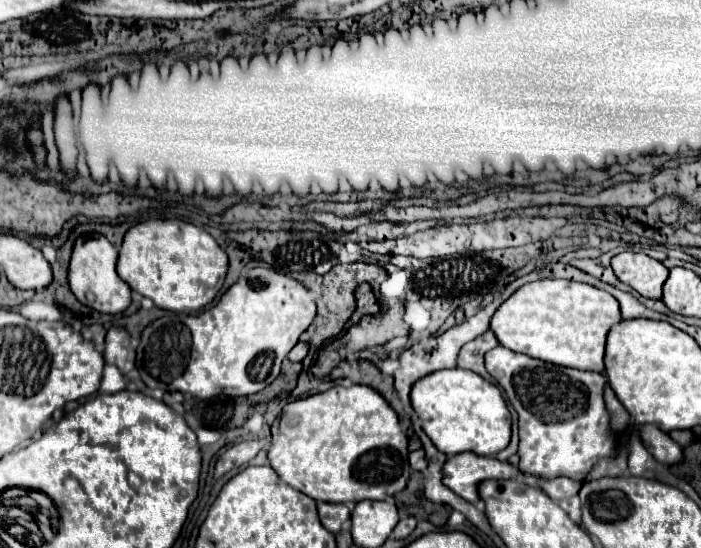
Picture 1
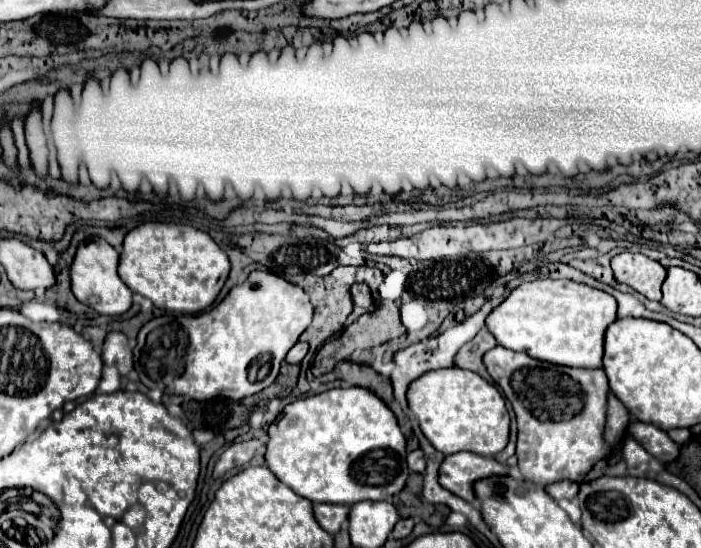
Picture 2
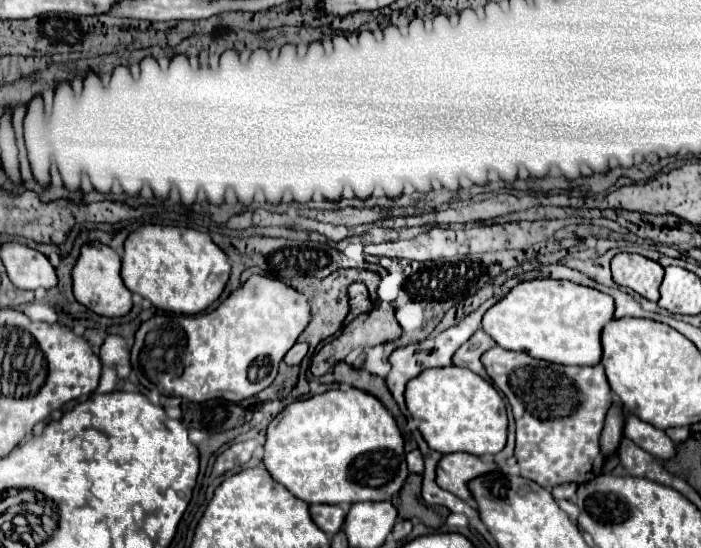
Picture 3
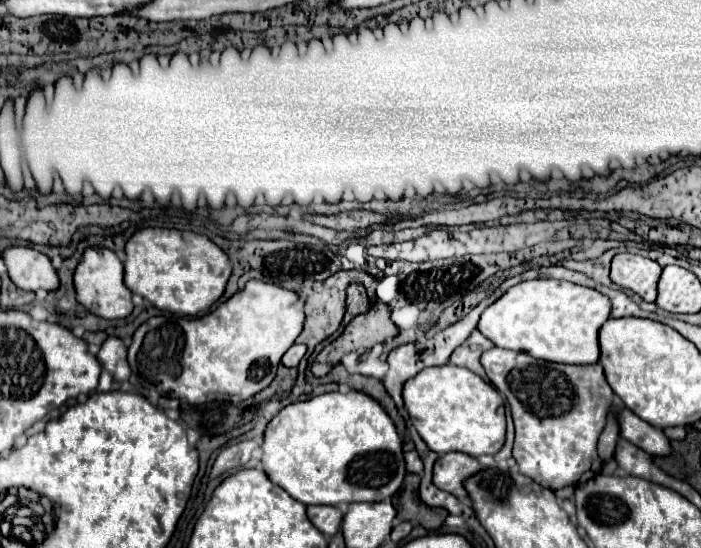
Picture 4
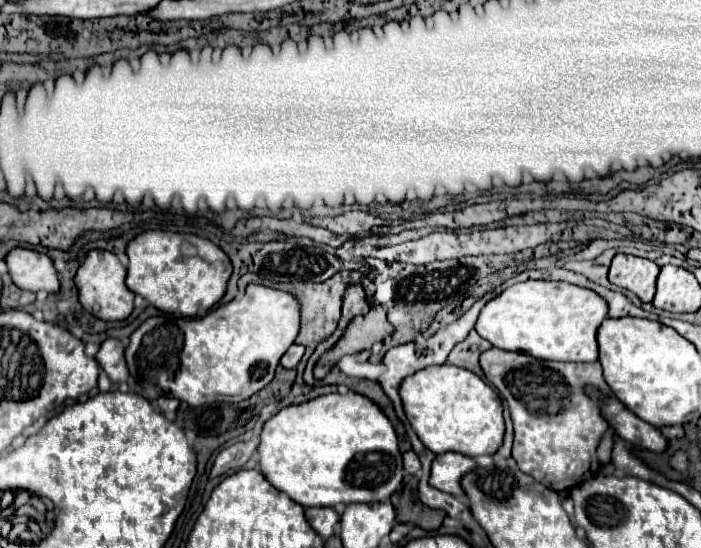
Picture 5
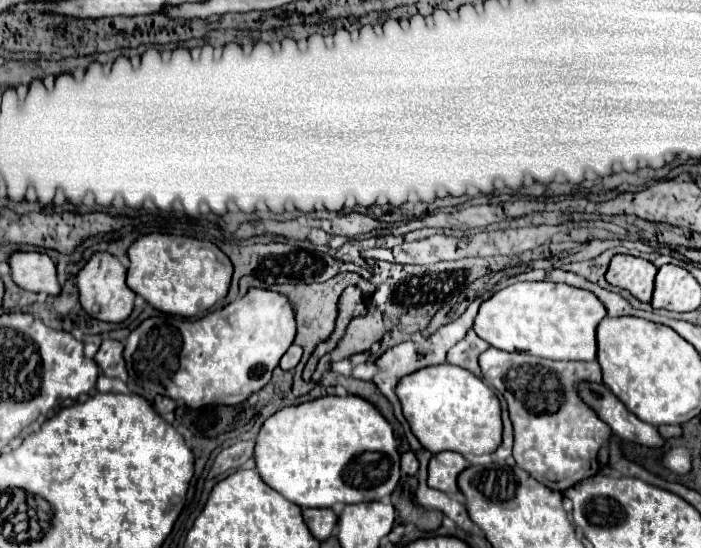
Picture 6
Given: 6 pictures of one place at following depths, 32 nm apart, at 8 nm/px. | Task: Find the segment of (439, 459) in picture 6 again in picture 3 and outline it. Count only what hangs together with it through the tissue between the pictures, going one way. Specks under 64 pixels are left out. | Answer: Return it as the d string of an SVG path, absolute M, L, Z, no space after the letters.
M454 452L454 454L446 454L440 460L436 470L438 472L436 482L440 488L470 502L472 494L468 490L468 482L474 480L476 476L484 476L494 470L500 470L496 462L484 462L482 458L468 452Z

